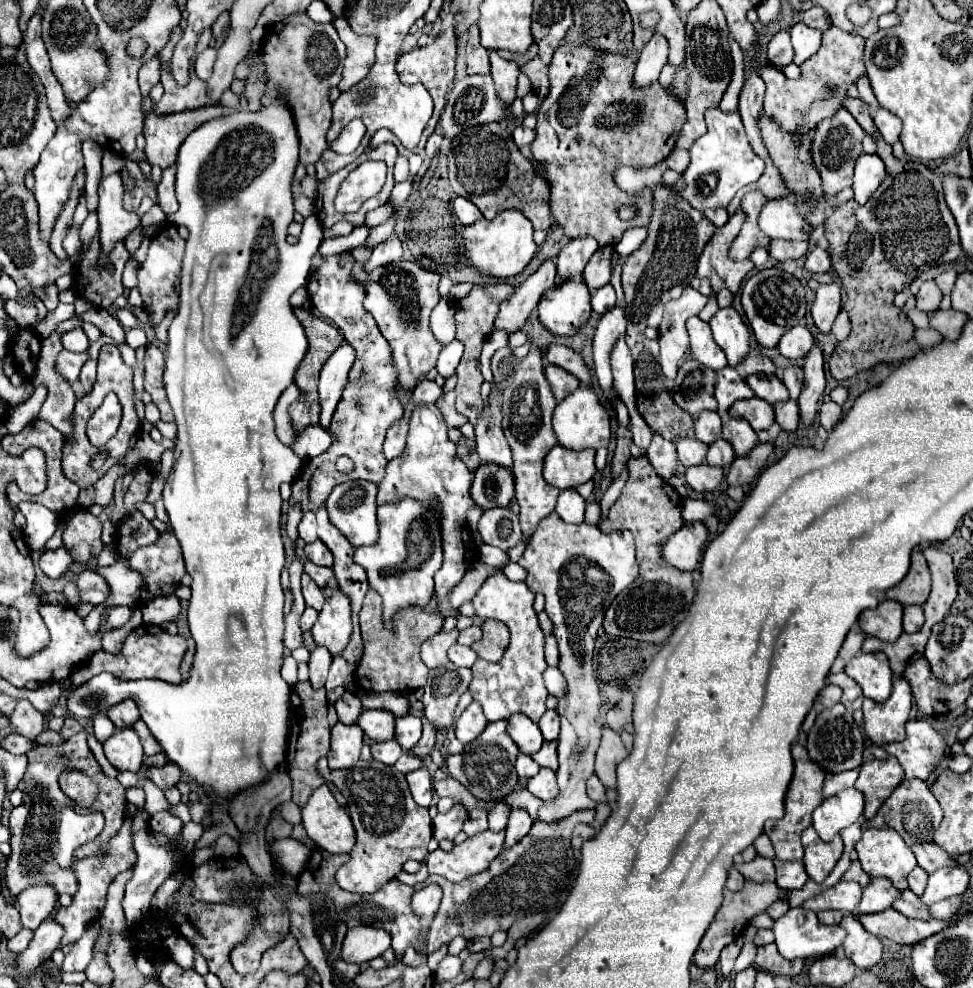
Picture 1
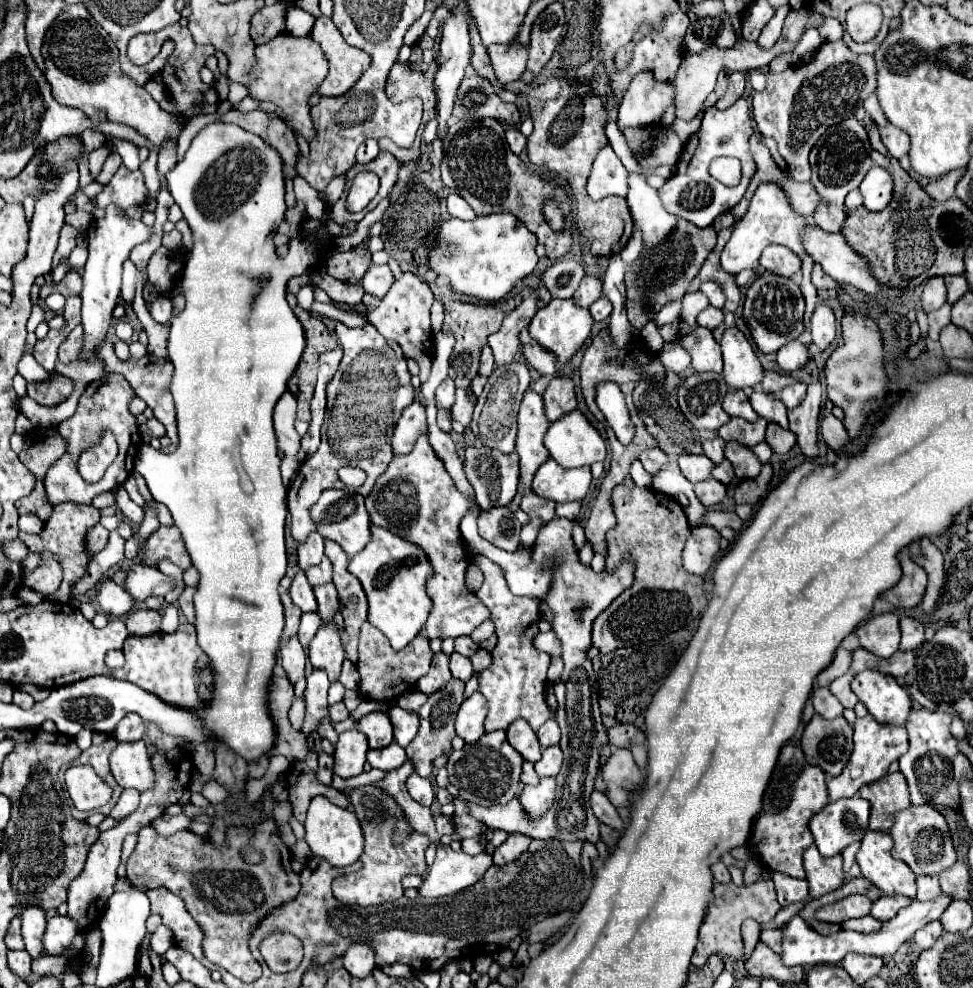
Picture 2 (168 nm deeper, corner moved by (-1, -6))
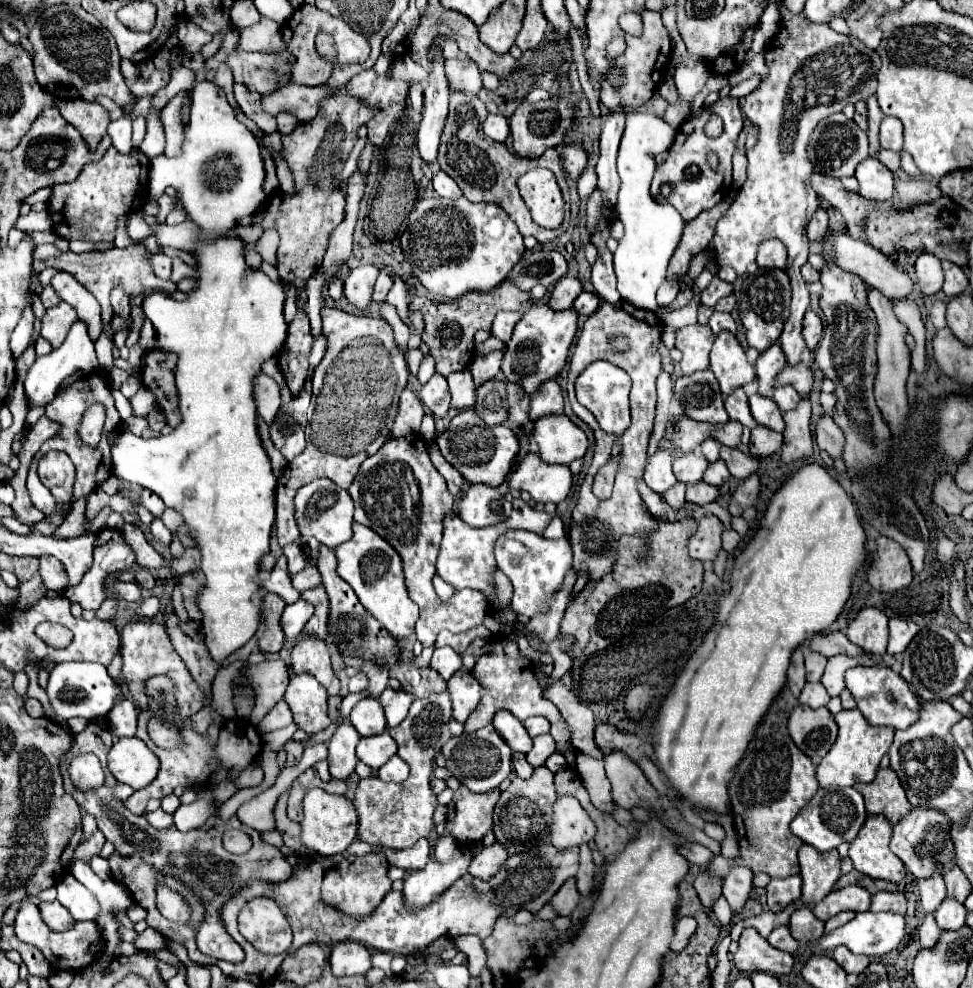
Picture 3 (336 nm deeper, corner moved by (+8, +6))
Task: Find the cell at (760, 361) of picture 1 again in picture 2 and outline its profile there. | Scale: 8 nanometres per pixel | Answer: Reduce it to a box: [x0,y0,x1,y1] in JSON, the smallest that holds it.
[761,373,795,395]

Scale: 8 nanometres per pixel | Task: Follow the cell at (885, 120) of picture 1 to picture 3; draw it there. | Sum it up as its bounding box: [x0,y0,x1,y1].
[880,117,902,151]

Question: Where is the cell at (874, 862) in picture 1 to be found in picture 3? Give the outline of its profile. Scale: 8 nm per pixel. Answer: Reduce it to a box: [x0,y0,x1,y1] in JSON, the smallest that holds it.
[848,815,906,885]

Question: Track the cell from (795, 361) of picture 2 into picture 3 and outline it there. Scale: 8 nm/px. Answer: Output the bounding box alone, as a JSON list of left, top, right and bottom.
[756,341,786,395]

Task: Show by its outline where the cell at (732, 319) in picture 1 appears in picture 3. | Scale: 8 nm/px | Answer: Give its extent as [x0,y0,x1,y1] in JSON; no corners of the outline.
[710,331,756,395]

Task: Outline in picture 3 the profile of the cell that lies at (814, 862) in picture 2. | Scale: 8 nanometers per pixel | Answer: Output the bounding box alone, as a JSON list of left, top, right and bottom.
[798,843,840,905]

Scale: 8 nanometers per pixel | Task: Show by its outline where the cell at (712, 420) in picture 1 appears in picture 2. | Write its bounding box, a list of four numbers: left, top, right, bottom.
[703,437,725,465]

